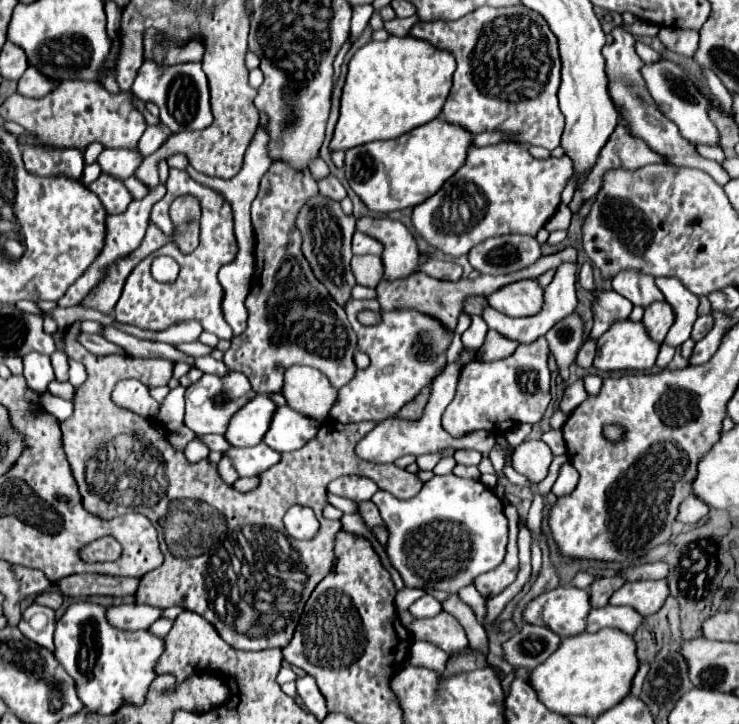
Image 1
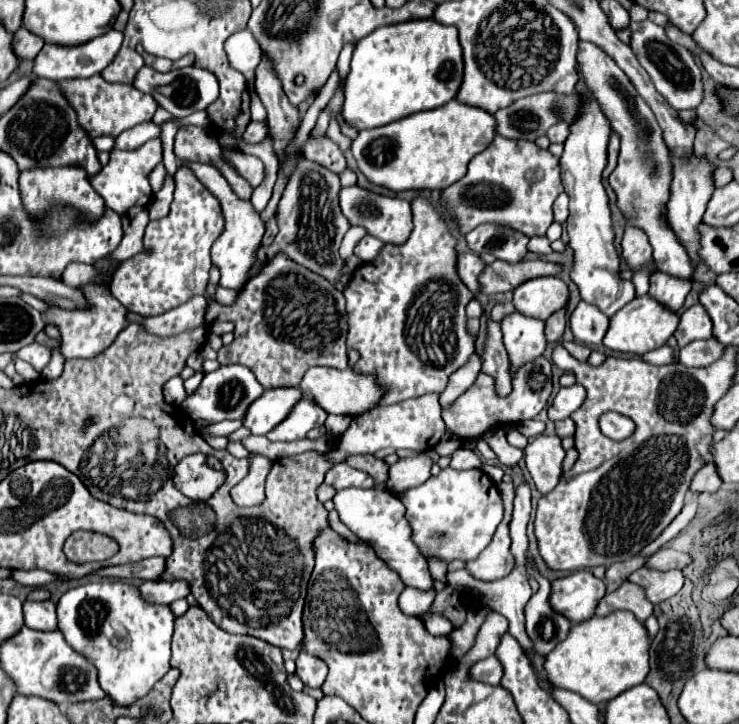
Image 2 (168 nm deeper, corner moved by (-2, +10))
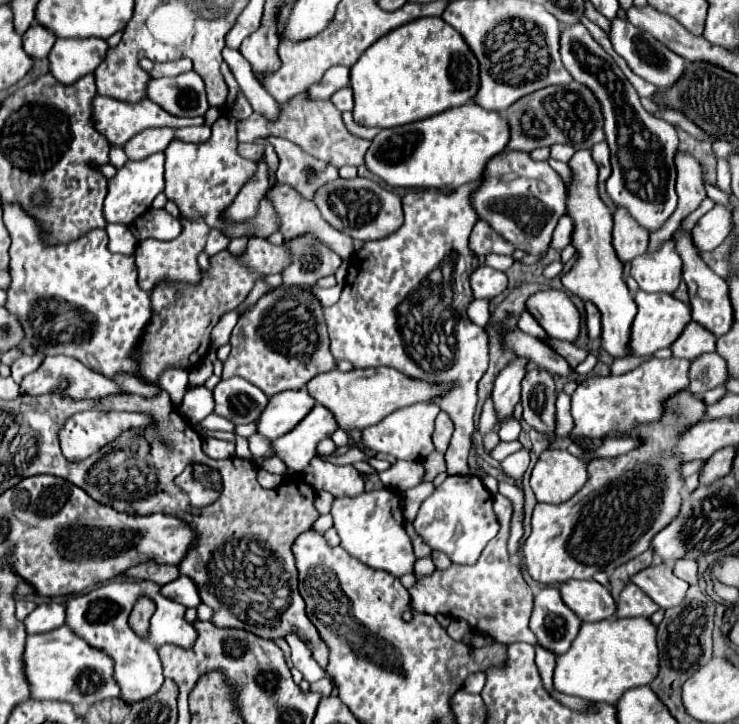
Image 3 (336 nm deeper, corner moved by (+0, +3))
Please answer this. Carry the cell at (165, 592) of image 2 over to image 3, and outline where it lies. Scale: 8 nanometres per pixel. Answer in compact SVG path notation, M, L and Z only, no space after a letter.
M180 575L176 581L164 585L162 587L162 595L170 597L172 601L182 603L184 607L198 607L202 603L202 599L198 597L198 587L186 575Z

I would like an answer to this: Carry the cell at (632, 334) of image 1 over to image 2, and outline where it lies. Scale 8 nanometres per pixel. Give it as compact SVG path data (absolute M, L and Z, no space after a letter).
M642 296L642 298L634 298L616 316L610 318L610 326L608 326L608 332L604 336L604 346L614 350L614 352L630 352L630 354L642 356L650 350L664 346L676 328L678 328L678 316L676 314L666 310L654 298Z

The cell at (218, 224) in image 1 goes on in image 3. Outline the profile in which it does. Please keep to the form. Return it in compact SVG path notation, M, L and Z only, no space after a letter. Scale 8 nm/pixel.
M182 219L184 231L172 239L172 241L158 241L158 239L146 239L138 243L136 249L136 267L138 267L138 283L144 291L152 291L154 285L162 279L172 279L172 281L188 281L188 283L198 283L200 279L200 267L196 257L202 253L202 247L206 243L208 227L202 225L202 221L186 221Z

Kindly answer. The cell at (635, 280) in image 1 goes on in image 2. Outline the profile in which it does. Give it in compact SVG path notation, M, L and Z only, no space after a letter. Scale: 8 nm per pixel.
M626 226L624 240L622 240L622 260L632 268L634 274L644 266L654 264L652 246L648 242L648 236L642 230L634 226Z

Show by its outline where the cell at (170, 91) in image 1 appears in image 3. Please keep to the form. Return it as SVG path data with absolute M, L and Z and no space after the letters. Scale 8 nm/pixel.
M188 71L178 77L152 79L148 99L176 117L198 117L208 111L204 81L198 73Z

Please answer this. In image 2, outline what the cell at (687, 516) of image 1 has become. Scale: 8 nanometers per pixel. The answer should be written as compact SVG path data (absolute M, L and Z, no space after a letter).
M708 462L706 466L702 466L696 472L696 476L694 476L692 484L690 484L690 492L716 492L720 486L722 486L722 480L716 474L714 464Z

